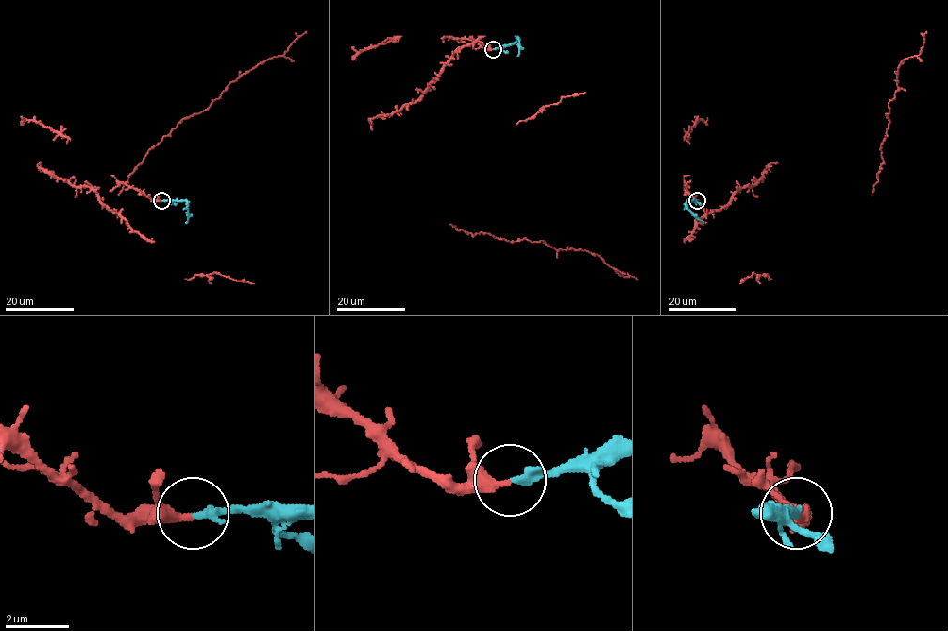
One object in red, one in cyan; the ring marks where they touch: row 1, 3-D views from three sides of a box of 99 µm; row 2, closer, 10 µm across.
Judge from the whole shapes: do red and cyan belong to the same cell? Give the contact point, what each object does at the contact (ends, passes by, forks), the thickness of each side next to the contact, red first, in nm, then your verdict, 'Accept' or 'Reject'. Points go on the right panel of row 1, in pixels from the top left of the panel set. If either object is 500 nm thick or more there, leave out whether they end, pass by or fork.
Place: (697, 200). At the ring red ends. At the ring cyan ends. Thickness 320 nm (red) against 300 nm. Accept

